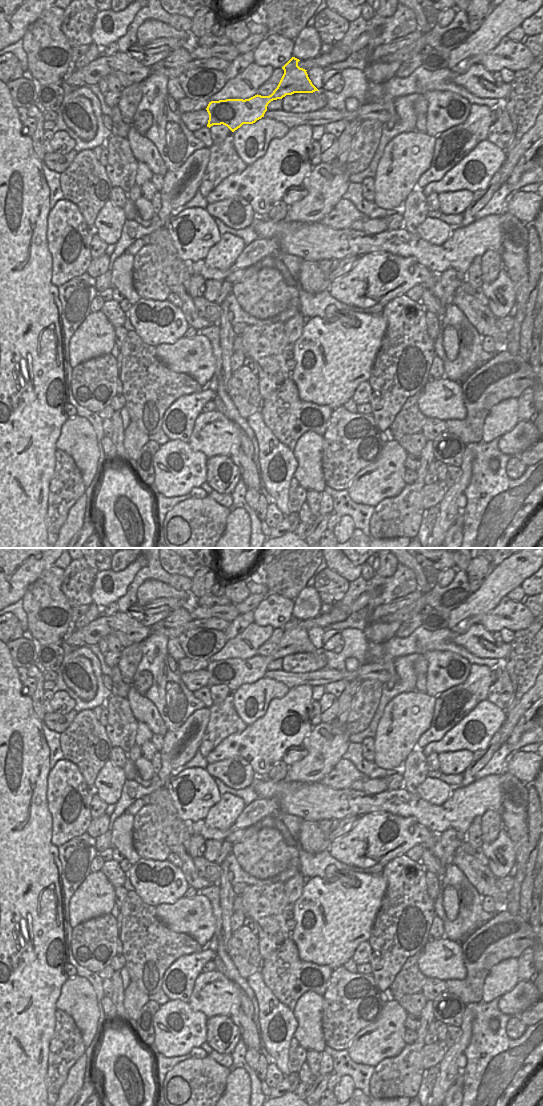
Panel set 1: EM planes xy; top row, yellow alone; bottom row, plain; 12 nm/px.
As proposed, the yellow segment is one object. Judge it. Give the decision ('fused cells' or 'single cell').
single cell

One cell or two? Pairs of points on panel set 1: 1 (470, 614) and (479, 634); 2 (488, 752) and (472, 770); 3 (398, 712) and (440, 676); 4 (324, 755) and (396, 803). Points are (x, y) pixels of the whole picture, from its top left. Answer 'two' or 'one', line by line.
1: two
2: one
3: two
4: two

